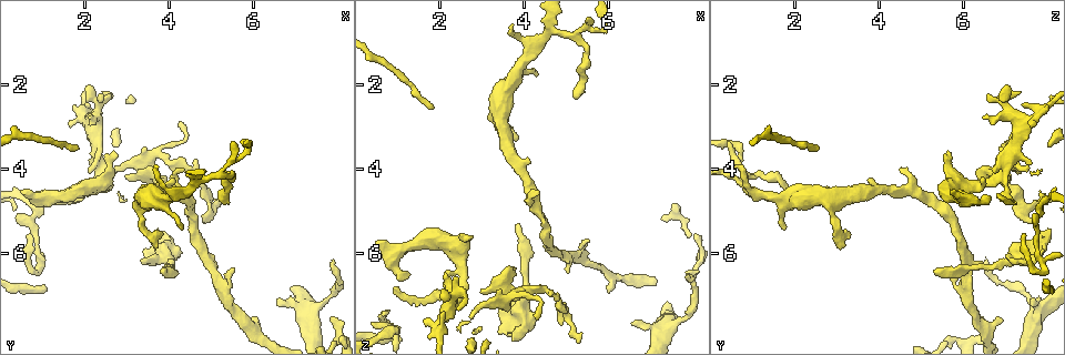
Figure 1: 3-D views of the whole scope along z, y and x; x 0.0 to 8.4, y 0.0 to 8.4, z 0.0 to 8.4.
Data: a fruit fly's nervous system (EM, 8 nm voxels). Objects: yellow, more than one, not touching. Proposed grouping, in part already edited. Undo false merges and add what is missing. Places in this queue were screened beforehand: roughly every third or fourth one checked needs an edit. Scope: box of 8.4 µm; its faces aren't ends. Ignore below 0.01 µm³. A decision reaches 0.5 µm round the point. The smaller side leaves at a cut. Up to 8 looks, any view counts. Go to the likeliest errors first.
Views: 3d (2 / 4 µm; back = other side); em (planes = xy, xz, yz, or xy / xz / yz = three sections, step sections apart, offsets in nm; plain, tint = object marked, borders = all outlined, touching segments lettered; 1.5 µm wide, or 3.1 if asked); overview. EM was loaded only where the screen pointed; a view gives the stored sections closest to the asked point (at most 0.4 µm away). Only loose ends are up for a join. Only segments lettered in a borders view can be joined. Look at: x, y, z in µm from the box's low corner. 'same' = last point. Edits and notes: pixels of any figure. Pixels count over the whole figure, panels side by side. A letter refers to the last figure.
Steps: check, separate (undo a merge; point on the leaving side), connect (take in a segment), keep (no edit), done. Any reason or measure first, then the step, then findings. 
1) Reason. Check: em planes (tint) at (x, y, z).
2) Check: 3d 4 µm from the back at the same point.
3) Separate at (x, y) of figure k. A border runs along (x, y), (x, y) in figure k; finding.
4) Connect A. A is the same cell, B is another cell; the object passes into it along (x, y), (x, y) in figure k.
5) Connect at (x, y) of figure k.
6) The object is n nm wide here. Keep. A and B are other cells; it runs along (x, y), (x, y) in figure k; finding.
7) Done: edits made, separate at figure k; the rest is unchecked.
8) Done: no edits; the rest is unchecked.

Free end. Check: em planes (plain) at (0.60, 4.55, 5.70).

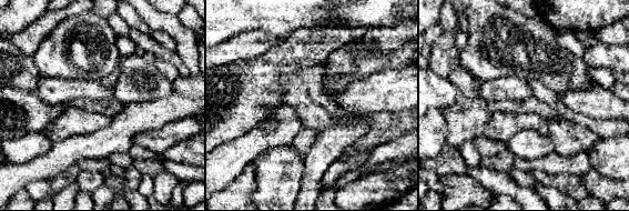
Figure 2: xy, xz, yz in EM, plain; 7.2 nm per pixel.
See the neighbours. Check: em planes (borders) at the same point.

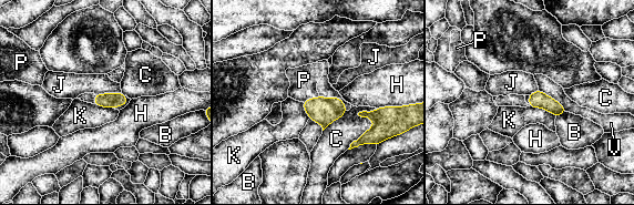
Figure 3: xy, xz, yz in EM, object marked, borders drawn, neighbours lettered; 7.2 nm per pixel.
Connect P. P is the same cell, B, C, H, J, K and V are other cells; it goes on there.

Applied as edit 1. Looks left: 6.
Branch point. Check: 3d 2 µm from the back at (2.30, 4.35, 5.85).

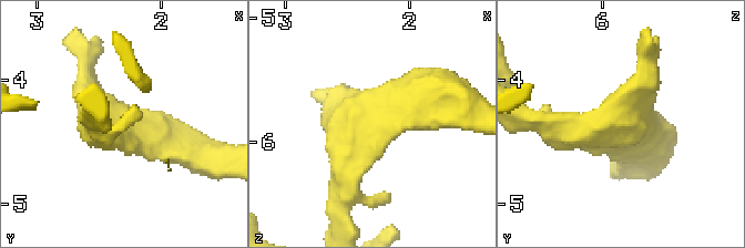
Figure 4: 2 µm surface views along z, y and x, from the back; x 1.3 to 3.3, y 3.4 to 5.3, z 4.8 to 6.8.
Shape alone is not enough. Check: em xz step 8 (tint) at (2.34, 4.40, 5.82).

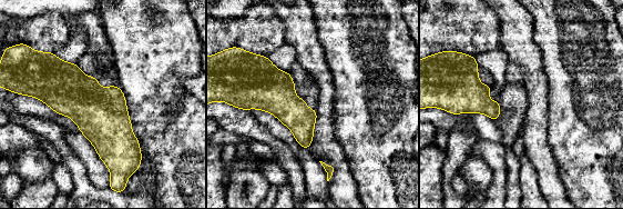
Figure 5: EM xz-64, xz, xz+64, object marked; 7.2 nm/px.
Check: em yz step 8 (borders) at the same point.

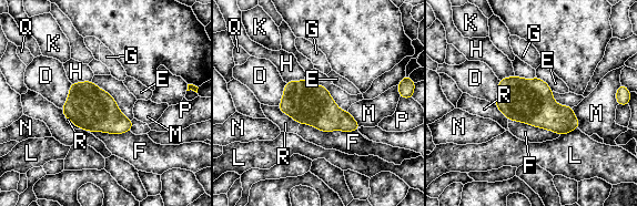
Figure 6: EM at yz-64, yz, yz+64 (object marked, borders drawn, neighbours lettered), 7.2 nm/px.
Keep. D, E, F, G, H, K, L, M, N, P, Q and R are other cells; a border runs along (300, 123), (322, 131), (357, 131) in figure 6; continuous, no second neuron.

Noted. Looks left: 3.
Free end. Check: em planes (borders) at (6.60, 7.10, 7.60).

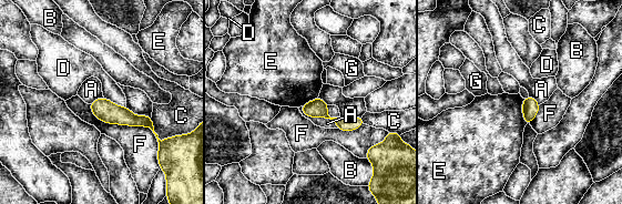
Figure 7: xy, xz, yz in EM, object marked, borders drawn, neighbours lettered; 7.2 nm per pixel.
Keep. A, B, C, D, E, F and G are other cells; a border runs along (523, 99), (522, 119), (527, 123) in figure 7; none of them fits.

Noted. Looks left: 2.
Done: edits made, connect at figure 3; the rest is unchecked.

